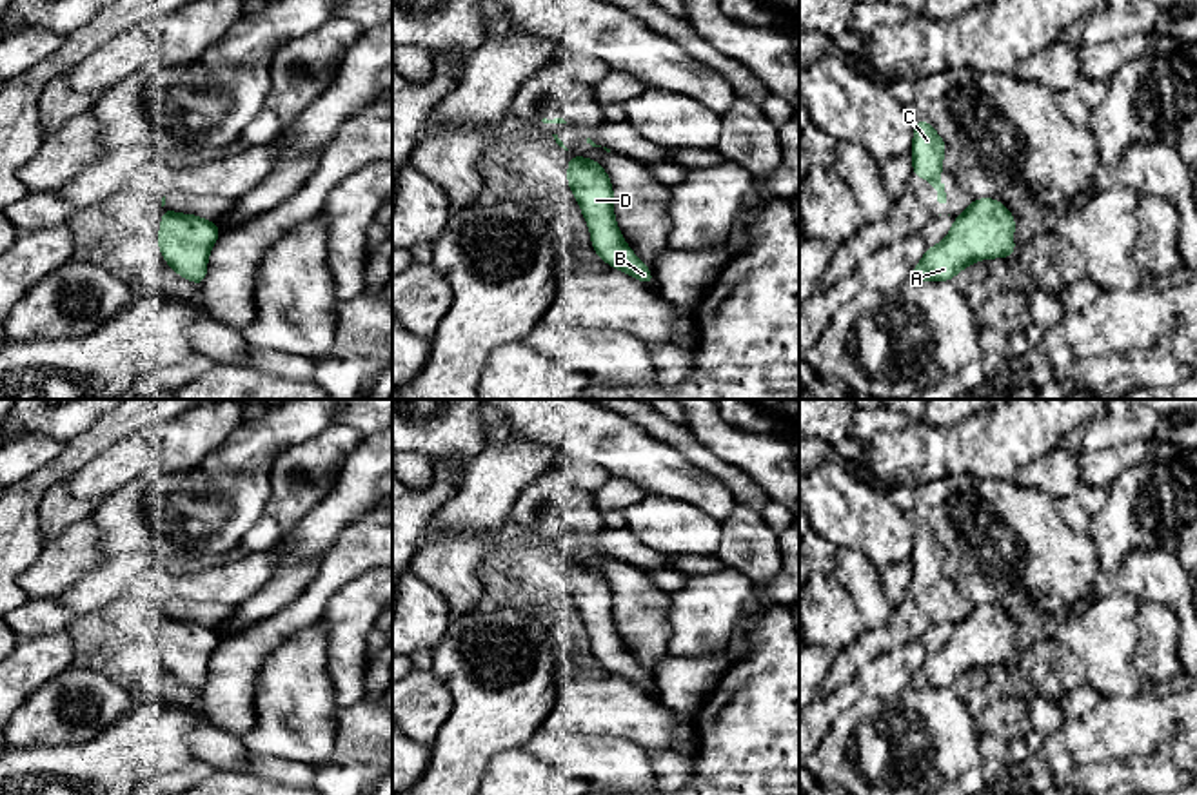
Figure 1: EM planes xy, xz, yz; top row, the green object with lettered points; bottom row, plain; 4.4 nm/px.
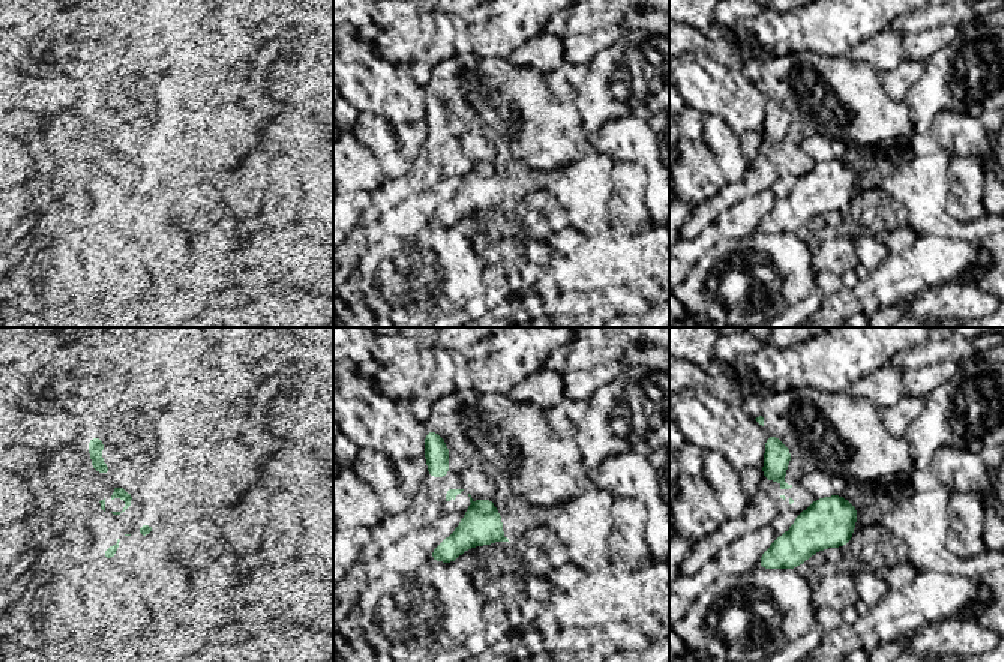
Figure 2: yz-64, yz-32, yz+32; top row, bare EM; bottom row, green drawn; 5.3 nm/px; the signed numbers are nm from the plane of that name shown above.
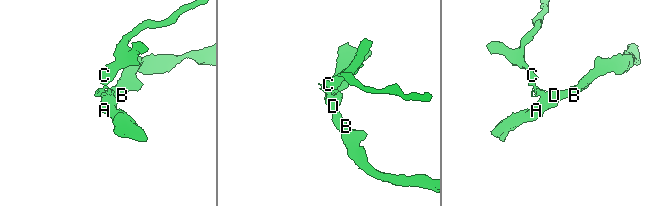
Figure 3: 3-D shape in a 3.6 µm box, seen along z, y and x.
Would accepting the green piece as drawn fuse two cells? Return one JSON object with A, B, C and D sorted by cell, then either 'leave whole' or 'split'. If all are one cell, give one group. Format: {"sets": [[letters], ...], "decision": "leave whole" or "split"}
{"sets": [["A", "B", "D"], ["C"]], "decision": "split"}

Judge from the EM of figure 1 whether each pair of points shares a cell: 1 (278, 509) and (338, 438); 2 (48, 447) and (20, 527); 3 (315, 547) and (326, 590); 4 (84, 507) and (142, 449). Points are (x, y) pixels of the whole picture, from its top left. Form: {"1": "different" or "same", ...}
{"1": "same", "2": "different", "3": "different", "4": "different"}

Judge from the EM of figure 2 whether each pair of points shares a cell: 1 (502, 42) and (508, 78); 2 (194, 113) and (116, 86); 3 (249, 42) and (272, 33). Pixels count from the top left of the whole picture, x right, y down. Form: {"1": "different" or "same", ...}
{"1": "different", "2": "same", "3": "same"}

